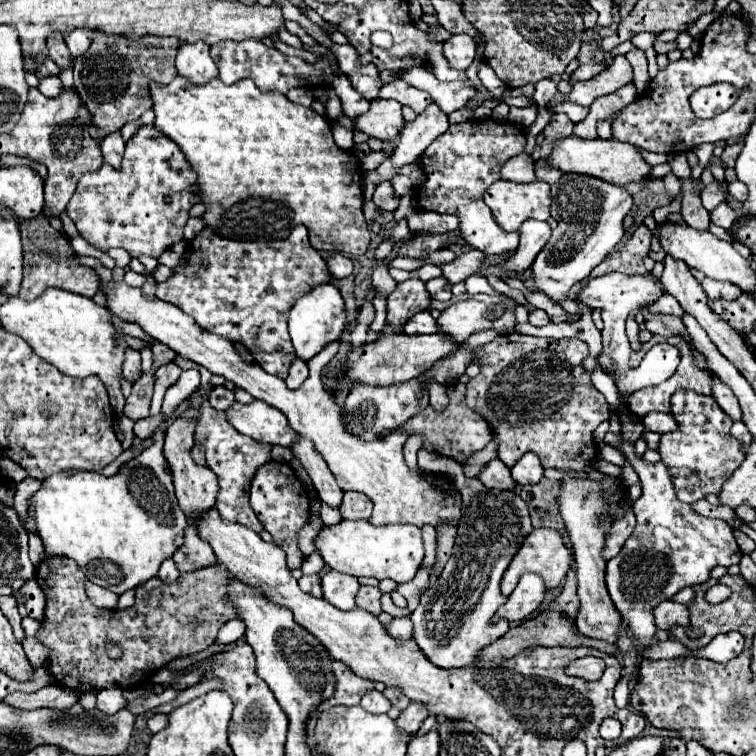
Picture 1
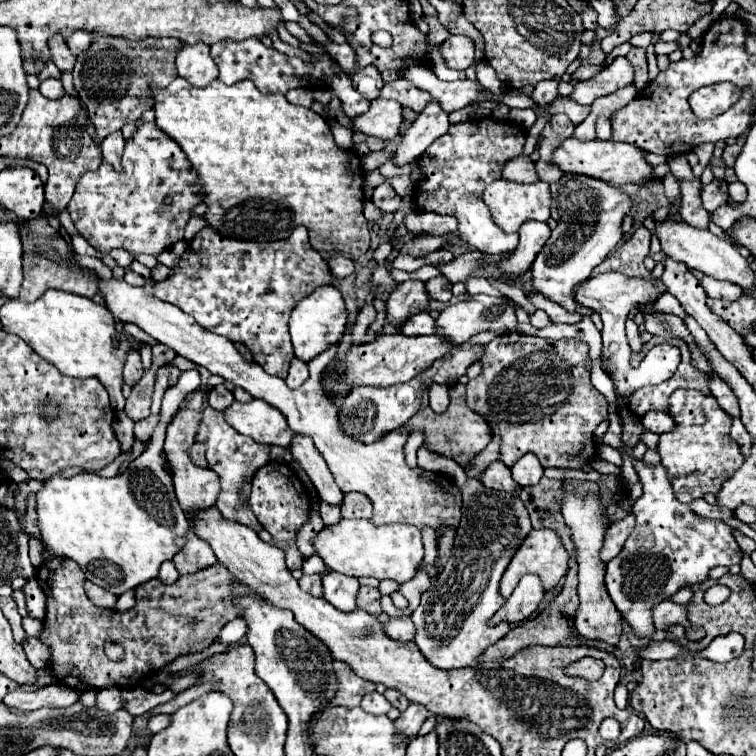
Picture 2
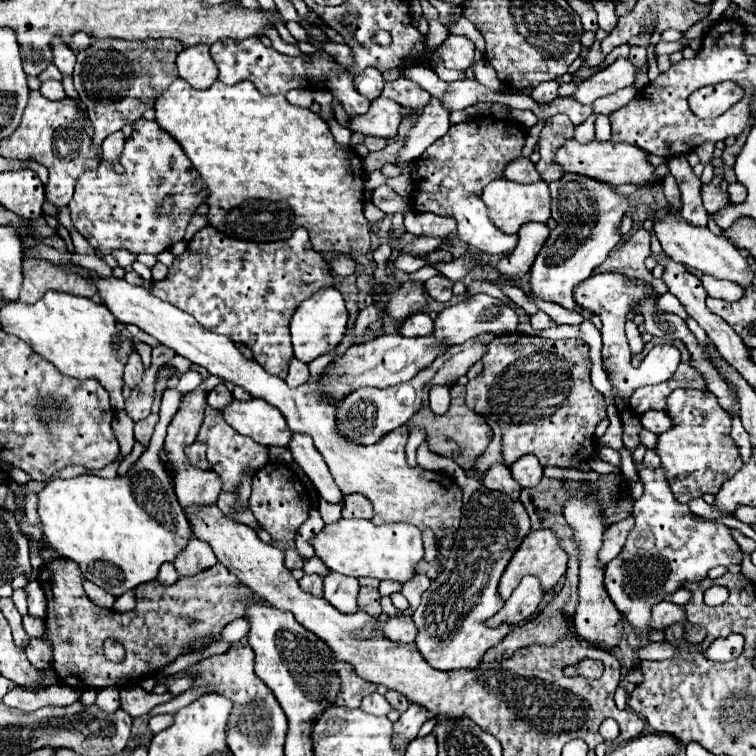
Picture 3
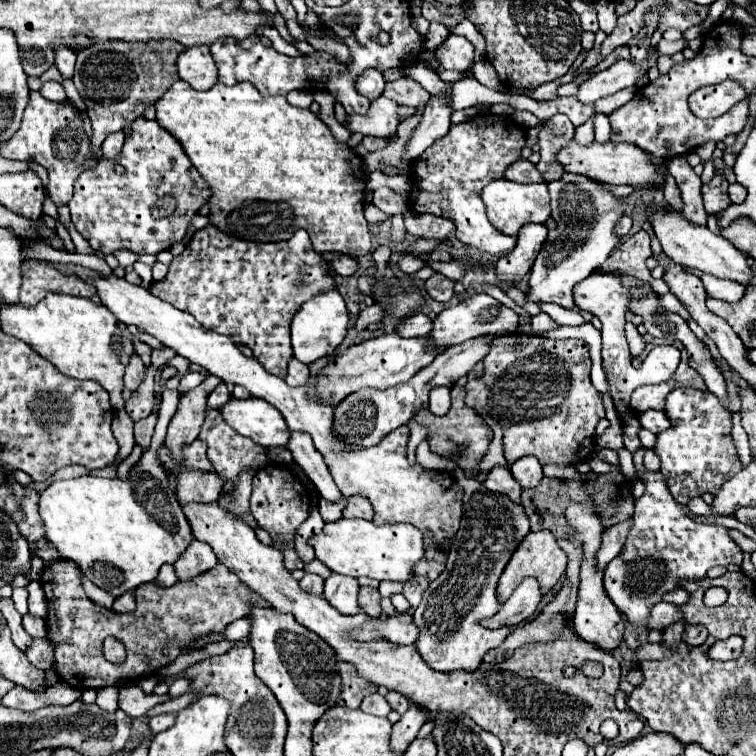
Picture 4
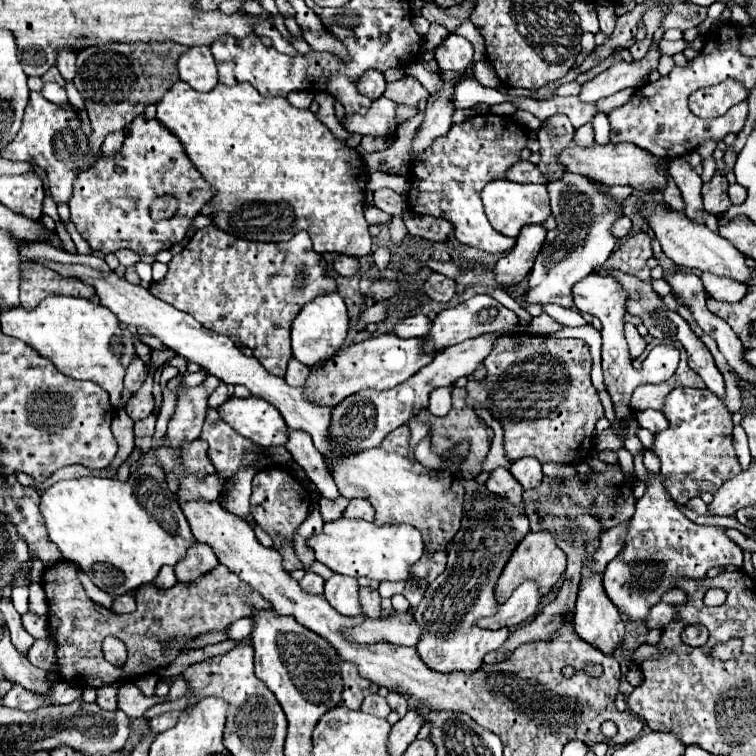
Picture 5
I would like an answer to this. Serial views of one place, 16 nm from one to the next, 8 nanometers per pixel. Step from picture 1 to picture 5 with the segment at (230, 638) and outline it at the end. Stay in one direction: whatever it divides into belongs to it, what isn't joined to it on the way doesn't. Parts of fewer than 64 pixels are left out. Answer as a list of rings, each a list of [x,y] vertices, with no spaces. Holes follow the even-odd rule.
[[[240,618],[240,620],[236,620],[236,624],[232,624],[228,628],[228,638],[244,640],[246,636],[250,636],[252,628],[254,628],[254,620],[252,618]]]

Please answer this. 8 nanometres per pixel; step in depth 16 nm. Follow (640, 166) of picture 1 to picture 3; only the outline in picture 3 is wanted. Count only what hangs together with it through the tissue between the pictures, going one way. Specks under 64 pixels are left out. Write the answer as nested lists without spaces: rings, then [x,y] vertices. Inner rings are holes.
[[[572,138],[566,142],[566,146],[562,146],[556,152],[556,162],[564,168],[564,172],[584,174],[588,178],[606,182],[610,186],[618,186],[618,184],[648,186],[648,184],[664,180],[656,176],[654,166],[648,162],[648,154],[632,144],[612,144],[612,142],[596,142],[596,140],[590,144],[580,144]]]

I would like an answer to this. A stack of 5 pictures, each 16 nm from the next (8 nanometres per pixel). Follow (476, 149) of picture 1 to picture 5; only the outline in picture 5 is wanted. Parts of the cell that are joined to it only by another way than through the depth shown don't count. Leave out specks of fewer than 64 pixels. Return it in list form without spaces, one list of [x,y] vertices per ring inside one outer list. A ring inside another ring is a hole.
[[[478,114],[478,116],[472,116],[460,124],[452,124],[452,128],[446,136],[436,138],[422,154],[412,156],[410,192],[408,192],[410,210],[414,214],[422,214],[422,216],[428,214],[428,216],[436,216],[436,218],[444,218],[444,220],[452,222],[454,236],[460,244],[474,246],[474,248],[480,248],[490,254],[510,252],[514,248],[516,240],[502,236],[500,232],[496,232],[492,228],[492,224],[488,222],[488,218],[484,214],[480,192],[494,178],[506,176],[506,170],[520,160],[520,152],[526,148],[526,144],[528,144],[528,130],[510,116],[502,118],[498,114]]]

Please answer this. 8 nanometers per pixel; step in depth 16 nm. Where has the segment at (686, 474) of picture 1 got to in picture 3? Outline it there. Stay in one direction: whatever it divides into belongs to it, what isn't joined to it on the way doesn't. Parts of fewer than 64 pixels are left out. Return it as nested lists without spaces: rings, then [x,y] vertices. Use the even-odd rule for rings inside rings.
[[[678,388],[672,392],[668,396],[666,414],[672,418],[672,428],[658,434],[656,454],[662,460],[662,468],[674,498],[688,504],[692,498],[706,492],[716,494],[720,486],[742,468],[738,448],[730,438],[732,416],[718,404],[712,392],[692,388]]]

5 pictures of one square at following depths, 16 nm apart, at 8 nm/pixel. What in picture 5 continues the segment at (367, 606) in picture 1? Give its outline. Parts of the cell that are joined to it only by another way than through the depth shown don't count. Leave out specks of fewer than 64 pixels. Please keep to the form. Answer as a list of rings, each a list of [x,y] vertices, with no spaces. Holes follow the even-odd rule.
[[[360,588],[360,604],[368,618],[380,618],[380,594],[374,588]]]

